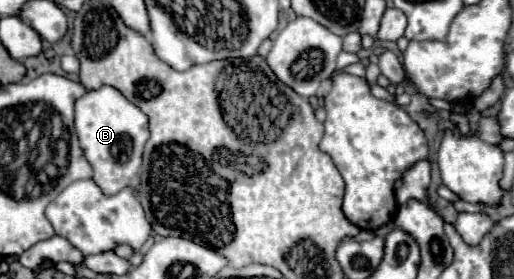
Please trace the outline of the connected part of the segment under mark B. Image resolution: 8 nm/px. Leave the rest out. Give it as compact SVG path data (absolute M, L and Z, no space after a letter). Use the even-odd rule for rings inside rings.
M110 85L86 91L76 99L76 135L84 157L94 169L94 181L106 195L114 195L124 187L138 189L142 149L146 145L146 137L150 137L146 121L148 117Z

